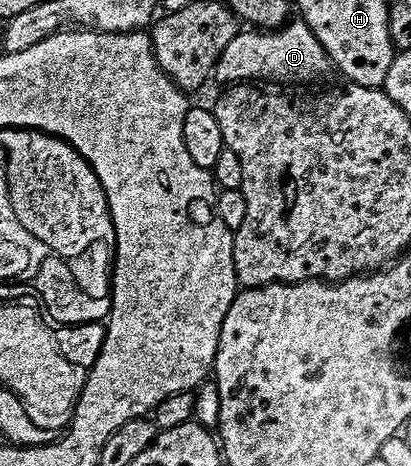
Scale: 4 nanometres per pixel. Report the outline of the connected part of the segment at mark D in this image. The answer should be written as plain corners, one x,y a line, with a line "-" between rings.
289,20
275,29
241,29
234,40
226,44
226,48
222,48
222,56
216,61
215,81
220,81
220,84
235,84
273,78
276,81
273,83
276,84
304,84
300,82
322,77
330,70
328,53
321,50
318,36
314,36
308,26
293,24

